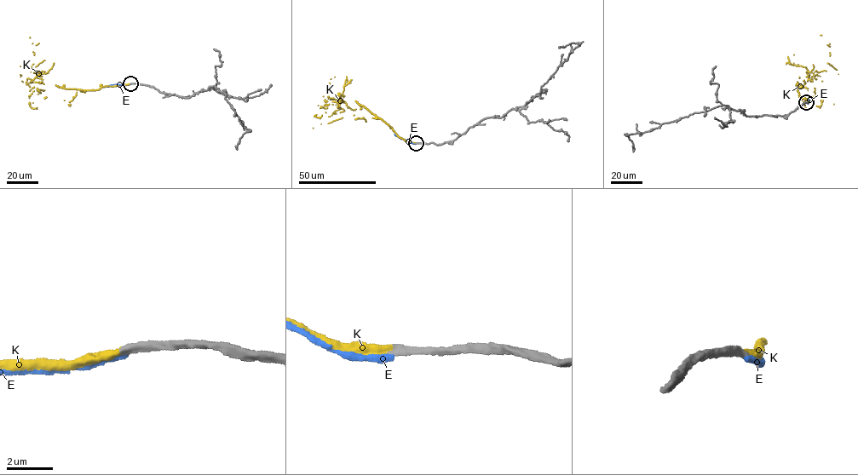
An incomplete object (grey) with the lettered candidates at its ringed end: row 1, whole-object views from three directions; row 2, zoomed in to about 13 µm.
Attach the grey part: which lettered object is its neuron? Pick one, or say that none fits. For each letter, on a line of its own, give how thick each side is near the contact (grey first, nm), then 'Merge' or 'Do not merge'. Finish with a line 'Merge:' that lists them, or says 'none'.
E: Thickness 340 nm (grey) against 260 nm. Do not merge
K: Thickness 360 nm (grey) against 400 nm. Merge
Merge: K

